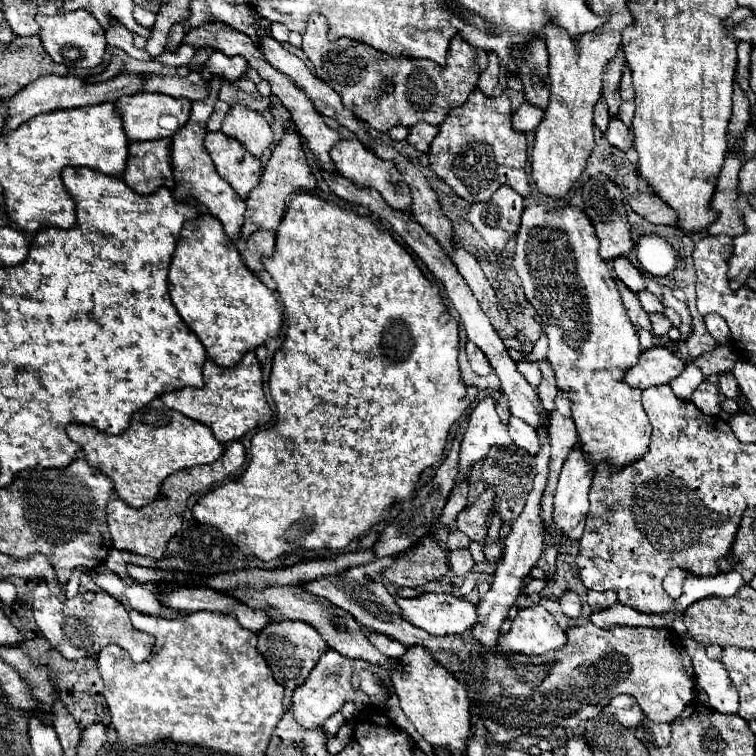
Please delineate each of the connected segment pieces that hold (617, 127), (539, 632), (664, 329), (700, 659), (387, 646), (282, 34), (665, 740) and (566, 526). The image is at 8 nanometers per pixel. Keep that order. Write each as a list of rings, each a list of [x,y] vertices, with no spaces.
[[[611,118],[609,130],[607,130],[605,136],[621,152],[627,152],[633,146],[633,134],[631,134],[631,130],[627,126],[623,126],[623,122],[619,118]]]
[[[541,606],[521,608],[507,634],[499,636],[497,648],[503,654],[545,654],[567,642],[565,630]]]
[[[651,314],[651,324],[653,324],[655,336],[665,336],[671,328],[671,320],[665,314]]]
[[[693,638],[683,640],[683,646],[691,656],[697,686],[709,696],[709,706],[725,714],[735,714],[739,706],[739,694],[723,670],[723,664],[719,660],[709,660],[705,648],[699,646]]]
[[[371,632],[367,638],[369,638],[369,642],[371,642],[377,650],[381,650],[387,658],[399,658],[399,656],[405,654],[405,646],[403,646],[401,642],[397,642],[397,640],[391,640],[389,636],[383,636],[383,634],[379,634],[379,632]]]
[[[271,24],[269,28],[269,36],[281,44],[285,44],[289,40],[289,30],[283,24]]]
[[[643,720],[643,724],[633,730],[633,734],[645,746],[667,746],[671,740],[671,726],[669,724],[655,724],[651,720]]]
[[[577,444],[571,448],[569,458],[563,464],[557,490],[555,490],[555,512],[553,524],[571,540],[579,540],[585,526],[585,516],[589,510],[589,488],[593,480],[593,470],[583,460],[585,454]]]

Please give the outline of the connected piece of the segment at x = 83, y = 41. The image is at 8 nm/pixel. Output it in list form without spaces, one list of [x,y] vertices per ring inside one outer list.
[[[81,8],[65,14],[55,14],[55,16],[39,14],[35,18],[41,26],[39,38],[43,42],[43,48],[53,58],[55,64],[65,64],[67,68],[95,68],[103,62],[103,54],[107,48],[105,32],[101,24],[91,16],[91,12]]]

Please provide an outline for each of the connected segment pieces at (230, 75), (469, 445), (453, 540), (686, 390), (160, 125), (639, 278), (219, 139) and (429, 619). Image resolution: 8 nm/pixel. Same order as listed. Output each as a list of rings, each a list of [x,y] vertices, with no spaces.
[[[213,52],[203,70],[207,70],[213,76],[223,76],[229,82],[235,82],[245,74],[247,60],[243,60],[243,56],[225,56],[223,52]]]
[[[491,396],[483,398],[469,416],[469,424],[461,438],[459,448],[459,470],[455,484],[467,482],[469,472],[475,462],[483,460],[491,446],[513,448],[513,440],[509,438],[507,426],[501,424],[495,412],[495,400]]]
[[[451,530],[451,532],[449,532],[449,536],[447,536],[447,542],[445,542],[447,550],[455,550],[455,548],[469,548],[469,544],[471,544],[471,540],[469,540],[463,532],[459,532],[459,530]]]
[[[688,364],[680,376],[674,378],[669,385],[678,398],[690,400],[692,393],[703,380],[705,377],[701,370],[694,364]]]
[[[139,92],[139,94],[123,96],[115,104],[117,104],[117,110],[121,112],[125,134],[131,142],[170,137],[177,129],[183,127],[183,124],[189,120],[189,114],[191,114],[191,102],[187,98],[173,98],[167,94]]]
[[[617,258],[617,260],[613,262],[613,270],[615,270],[617,278],[619,278],[631,292],[639,294],[639,292],[643,292],[643,290],[647,288],[643,274],[641,274],[637,268],[633,268],[627,258]]]
[[[207,132],[205,150],[211,154],[219,176],[229,182],[241,198],[259,186],[263,164],[257,156],[251,156],[239,140],[223,132]]]
[[[423,594],[417,598],[397,598],[403,620],[433,634],[465,634],[477,622],[477,606],[451,594]]]

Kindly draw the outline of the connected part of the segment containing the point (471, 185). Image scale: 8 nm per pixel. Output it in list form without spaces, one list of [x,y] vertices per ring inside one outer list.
[[[473,90],[463,106],[451,108],[445,122],[439,126],[431,150],[427,154],[431,170],[451,186],[451,190],[467,202],[487,200],[499,186],[507,184],[523,198],[529,196],[527,164],[527,138],[511,126],[511,102],[505,94],[487,98],[483,92]]]

